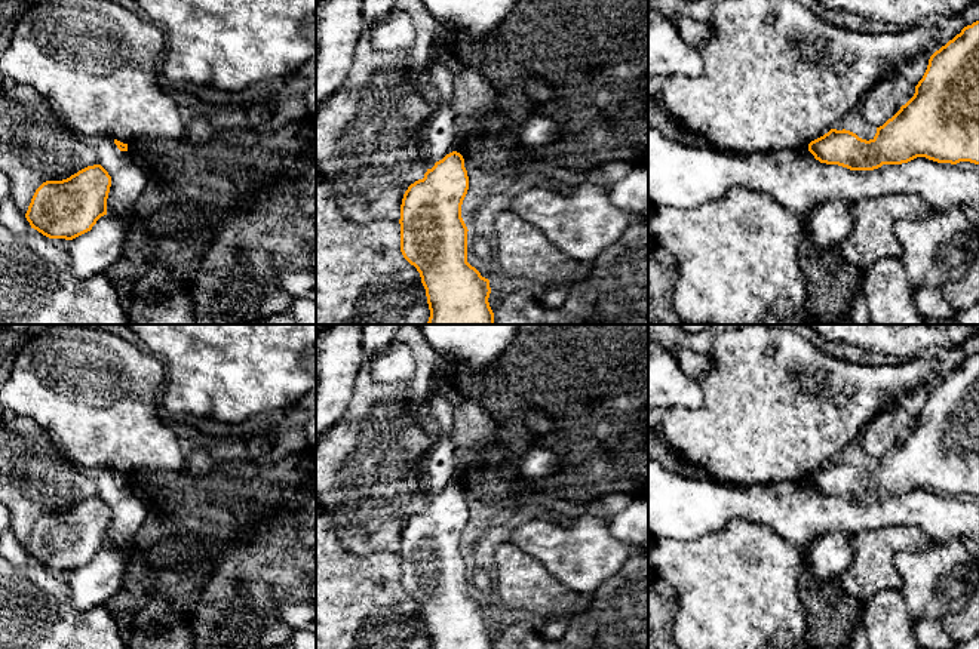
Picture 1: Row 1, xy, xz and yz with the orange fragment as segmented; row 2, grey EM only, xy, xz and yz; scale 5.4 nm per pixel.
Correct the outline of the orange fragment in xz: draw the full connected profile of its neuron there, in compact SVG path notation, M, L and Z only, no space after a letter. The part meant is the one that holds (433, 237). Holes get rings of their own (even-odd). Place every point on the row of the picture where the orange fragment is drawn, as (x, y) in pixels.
M452 151L408 187L400 204L400 252L417 268L426 289L427 324L494 324L490 280L467 262L467 227L461 204L469 190L464 159Z

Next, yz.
M979 21L936 50L914 96L872 139L831 129L808 144L816 160L874 170L917 157L979 164Z

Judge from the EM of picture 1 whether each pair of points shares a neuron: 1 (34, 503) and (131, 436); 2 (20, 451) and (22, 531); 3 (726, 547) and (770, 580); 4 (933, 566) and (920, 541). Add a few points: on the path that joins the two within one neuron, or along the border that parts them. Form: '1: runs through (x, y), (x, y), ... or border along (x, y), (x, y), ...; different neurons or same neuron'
1: border along (55, 446), (80, 470); different neurons
2: runs through (22, 470), (22, 511); same neuron
3: runs through (736, 557), (760, 580); same neuron
4: border along (936, 541), (901, 550), (895, 566); different neurons

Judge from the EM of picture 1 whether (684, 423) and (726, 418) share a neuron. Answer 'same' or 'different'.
same

